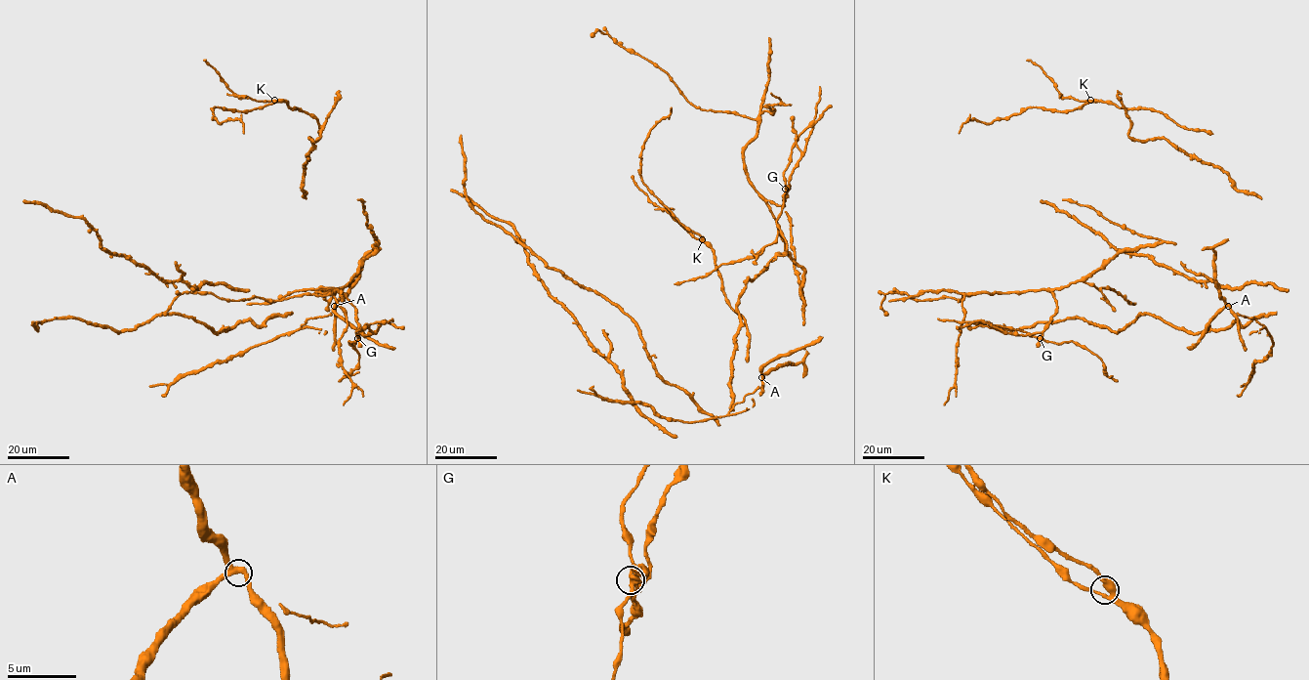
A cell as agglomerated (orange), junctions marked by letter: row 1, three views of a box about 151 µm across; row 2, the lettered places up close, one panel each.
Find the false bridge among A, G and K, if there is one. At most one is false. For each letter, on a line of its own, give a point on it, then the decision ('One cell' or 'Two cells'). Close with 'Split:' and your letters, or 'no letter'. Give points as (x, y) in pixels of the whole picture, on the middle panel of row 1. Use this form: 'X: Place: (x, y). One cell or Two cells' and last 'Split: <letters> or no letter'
A: Place: (761, 377). One cell
G: Place: (785, 189). Two cells
K: Place: (702, 239). One cell
Split: G

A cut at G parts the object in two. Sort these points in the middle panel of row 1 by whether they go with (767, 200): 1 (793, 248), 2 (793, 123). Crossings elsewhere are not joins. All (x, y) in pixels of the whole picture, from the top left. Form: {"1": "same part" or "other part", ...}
{"1": "same part", "2": "same part"}

